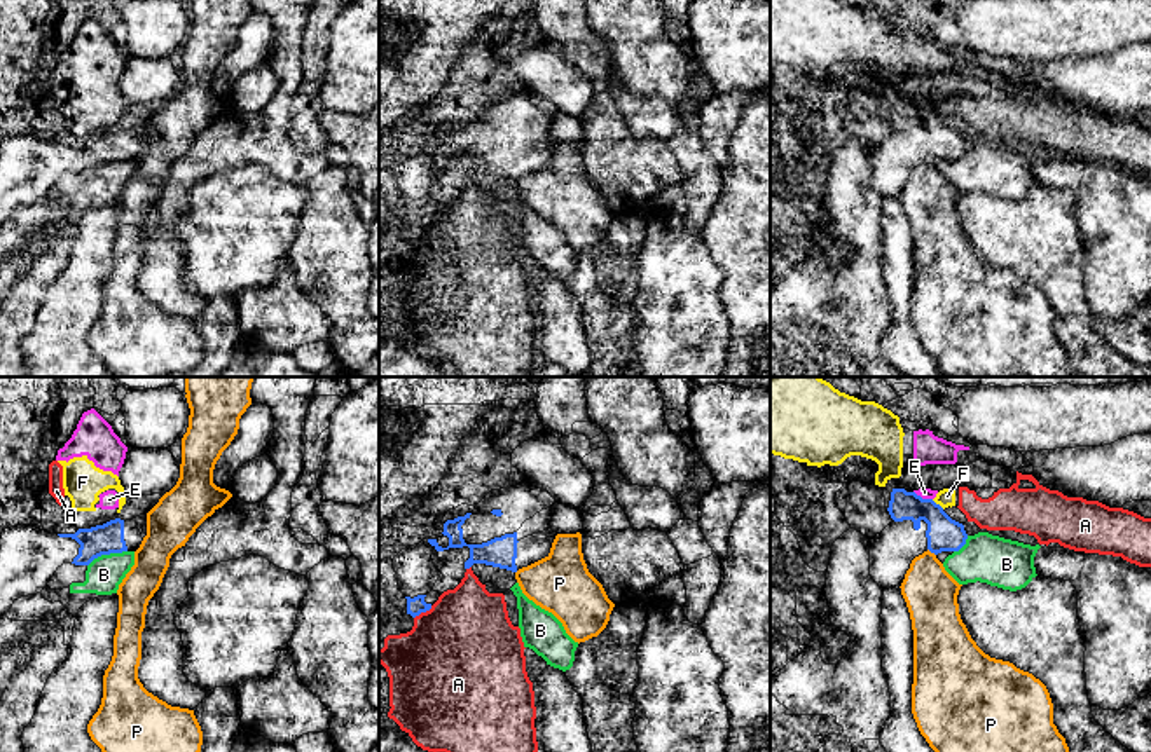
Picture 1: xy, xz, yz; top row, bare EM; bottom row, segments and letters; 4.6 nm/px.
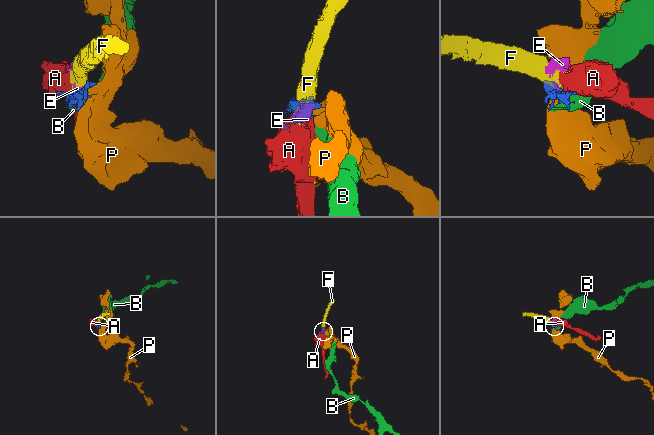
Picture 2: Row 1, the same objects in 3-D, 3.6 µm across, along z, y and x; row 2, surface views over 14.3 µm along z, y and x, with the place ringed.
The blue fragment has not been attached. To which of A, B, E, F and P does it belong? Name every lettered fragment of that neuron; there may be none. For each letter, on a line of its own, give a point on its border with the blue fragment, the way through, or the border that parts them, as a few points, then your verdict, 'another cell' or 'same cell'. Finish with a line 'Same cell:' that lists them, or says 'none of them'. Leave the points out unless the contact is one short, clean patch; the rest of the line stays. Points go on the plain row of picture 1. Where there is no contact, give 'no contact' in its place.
A: meets blue in xz at (423, 220); border along xz (432, 215), (414, 227); another cell
B: meets blue in xy at (107, 163); another cell
E: meets blue in yz at (921, 107); border along yz (914, 100), (931, 109); another cell
F: meets blue in yz at (938, 114); border along yz (931, 109), (944, 117); another cell
P: meets blue in yz at (931, 161); border along yz (928, 157), (935, 164); another cell
Same cell: none of them

